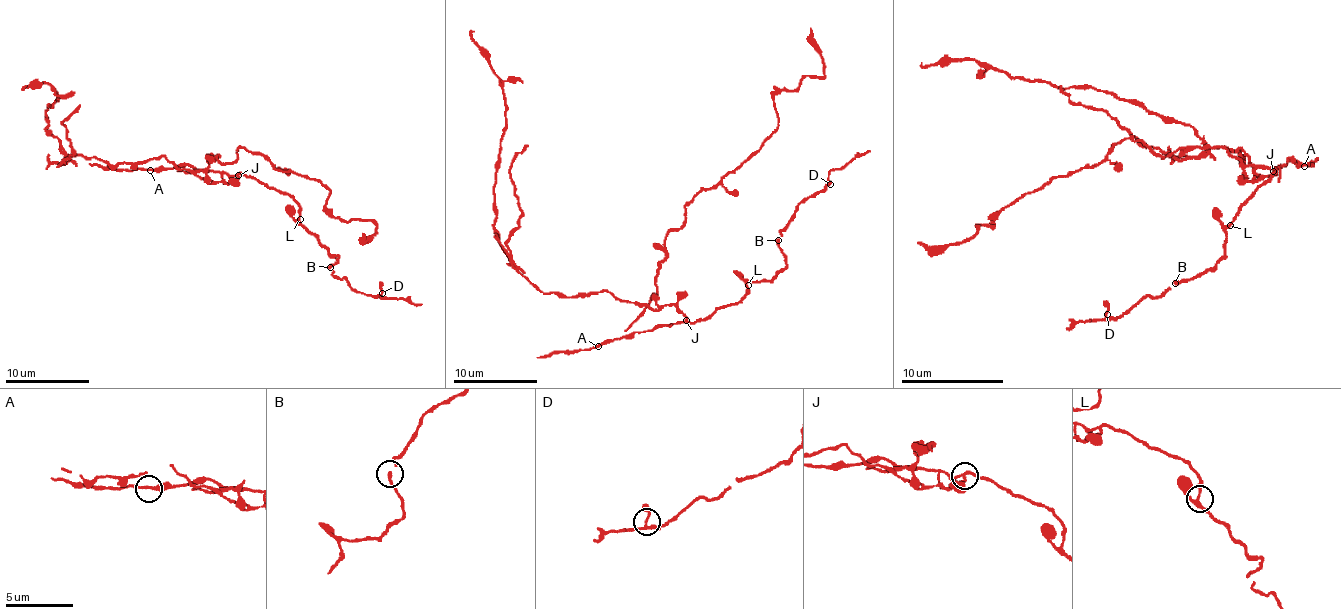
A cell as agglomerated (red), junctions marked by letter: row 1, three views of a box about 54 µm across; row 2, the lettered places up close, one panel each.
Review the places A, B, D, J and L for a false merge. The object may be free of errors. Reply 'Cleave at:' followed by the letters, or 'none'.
Cleave at: J

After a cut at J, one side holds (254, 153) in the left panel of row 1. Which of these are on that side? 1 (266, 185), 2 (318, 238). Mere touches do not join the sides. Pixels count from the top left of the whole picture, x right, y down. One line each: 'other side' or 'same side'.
1: other side
2: other side

